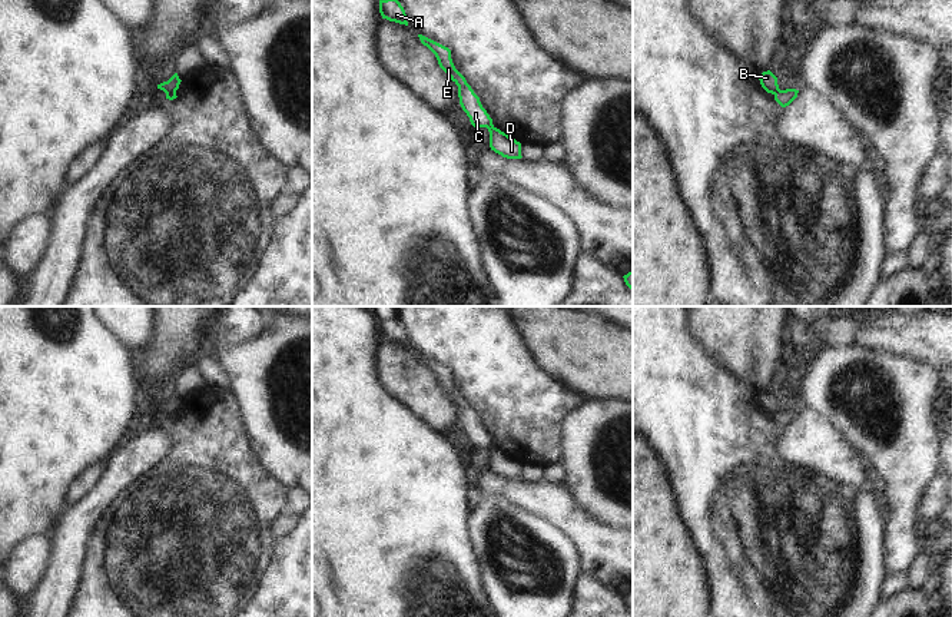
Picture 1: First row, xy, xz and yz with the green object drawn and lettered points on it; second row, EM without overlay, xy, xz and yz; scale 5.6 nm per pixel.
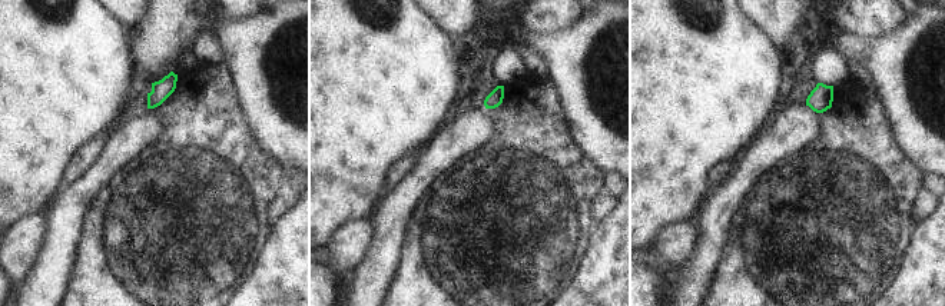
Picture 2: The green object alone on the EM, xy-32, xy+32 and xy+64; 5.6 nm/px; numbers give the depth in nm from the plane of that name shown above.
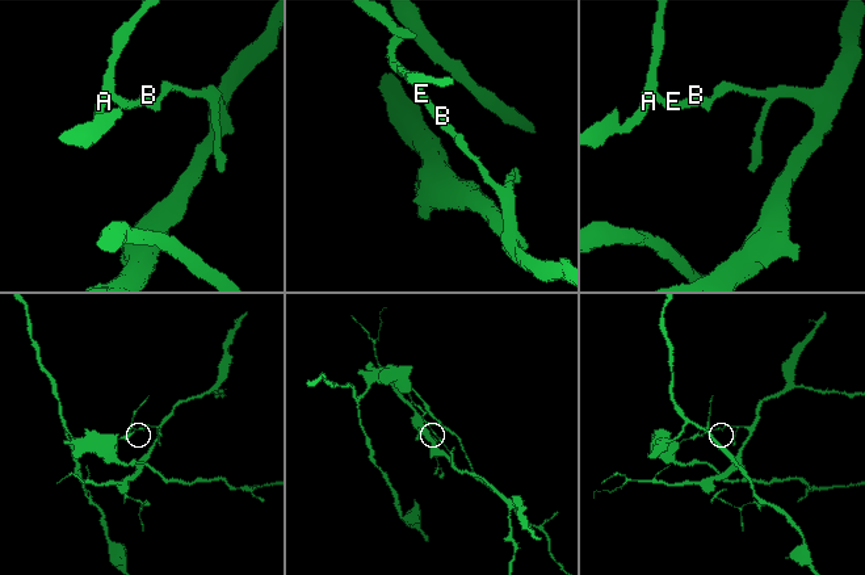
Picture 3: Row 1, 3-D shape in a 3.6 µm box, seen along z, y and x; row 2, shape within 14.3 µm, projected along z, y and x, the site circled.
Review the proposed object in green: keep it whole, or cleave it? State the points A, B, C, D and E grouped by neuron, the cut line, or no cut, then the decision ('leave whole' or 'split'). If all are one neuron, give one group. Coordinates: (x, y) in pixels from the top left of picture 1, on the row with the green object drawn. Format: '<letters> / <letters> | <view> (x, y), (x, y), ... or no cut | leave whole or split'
A B C E / D | yz (779, 89), (773, 93) | split

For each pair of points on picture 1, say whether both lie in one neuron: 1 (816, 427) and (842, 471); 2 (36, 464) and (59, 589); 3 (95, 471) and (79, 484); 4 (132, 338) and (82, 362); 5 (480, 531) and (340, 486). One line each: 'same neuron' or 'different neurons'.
1: same neuron
2: different neurons
3: same neuron
4: different neurons
5: different neurons

